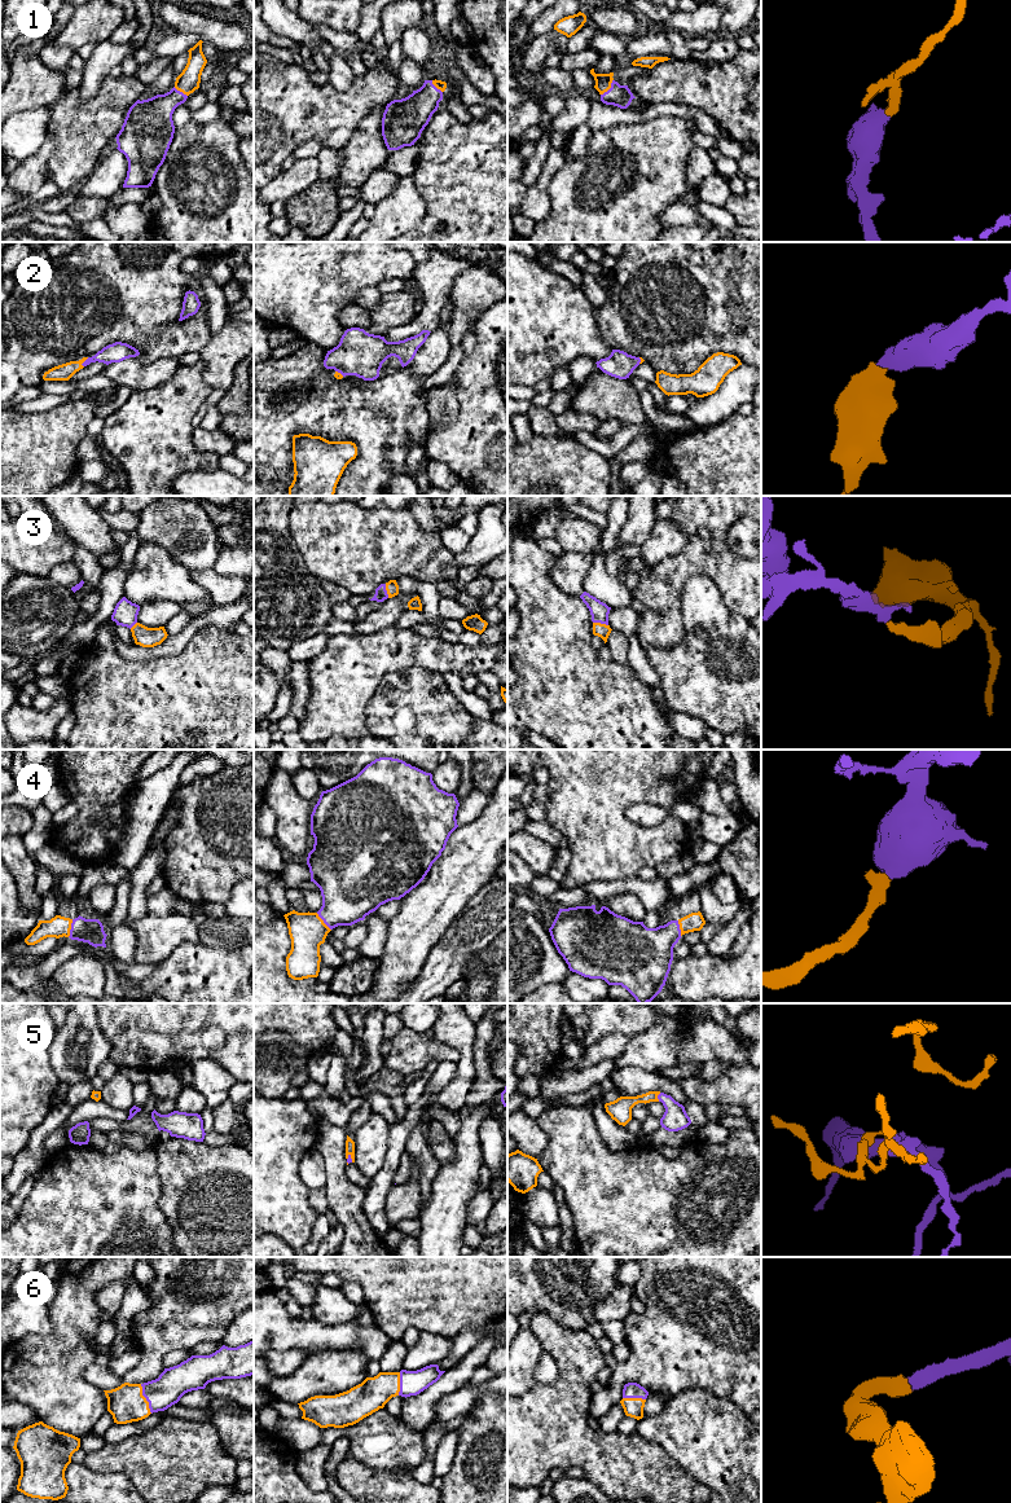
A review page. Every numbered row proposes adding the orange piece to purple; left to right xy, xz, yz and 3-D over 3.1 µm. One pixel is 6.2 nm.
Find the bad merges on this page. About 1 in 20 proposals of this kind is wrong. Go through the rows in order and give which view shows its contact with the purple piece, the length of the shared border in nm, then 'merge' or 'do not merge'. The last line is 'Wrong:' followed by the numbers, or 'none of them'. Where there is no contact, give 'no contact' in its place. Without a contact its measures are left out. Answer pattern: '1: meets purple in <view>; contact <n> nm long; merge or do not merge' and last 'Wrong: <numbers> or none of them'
1: meets purple in yz; contact 130 nm long; merge
2: meets purple in xy; contact 70 nm long; merge
3: meets purple in yz; contact 100 nm long; merge
4: meets purple in xy; contact 120 nm long; merge
5: meets purple in yz; contact 60 nm long; merge
6: meets purple in xy; contact 200 nm long; merge
Wrong: none of them

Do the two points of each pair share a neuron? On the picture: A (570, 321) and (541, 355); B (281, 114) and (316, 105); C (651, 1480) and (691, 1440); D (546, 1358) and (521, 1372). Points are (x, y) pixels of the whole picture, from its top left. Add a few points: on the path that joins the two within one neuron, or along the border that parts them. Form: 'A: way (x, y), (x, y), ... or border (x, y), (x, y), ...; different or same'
A: way (562, 329), (544, 347); same
B: way (290, 110), (307, 110); same
C: border (649, 1440), (659, 1444), (695, 1479); different
D: border (543, 1349), (535, 1370), (535, 1381); different

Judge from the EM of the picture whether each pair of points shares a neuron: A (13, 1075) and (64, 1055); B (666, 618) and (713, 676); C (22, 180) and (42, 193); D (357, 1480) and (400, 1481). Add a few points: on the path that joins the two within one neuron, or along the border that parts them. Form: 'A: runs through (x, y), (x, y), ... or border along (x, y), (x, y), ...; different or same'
A: border along (49, 1057), (49, 1064), (61, 1081); different
B: border along (681, 609), (684, 638), (669, 647), (655, 647); different
C: border along (47, 179), (35, 192), (26, 197); different
D: runs through (368, 1481), (390, 1481); same

